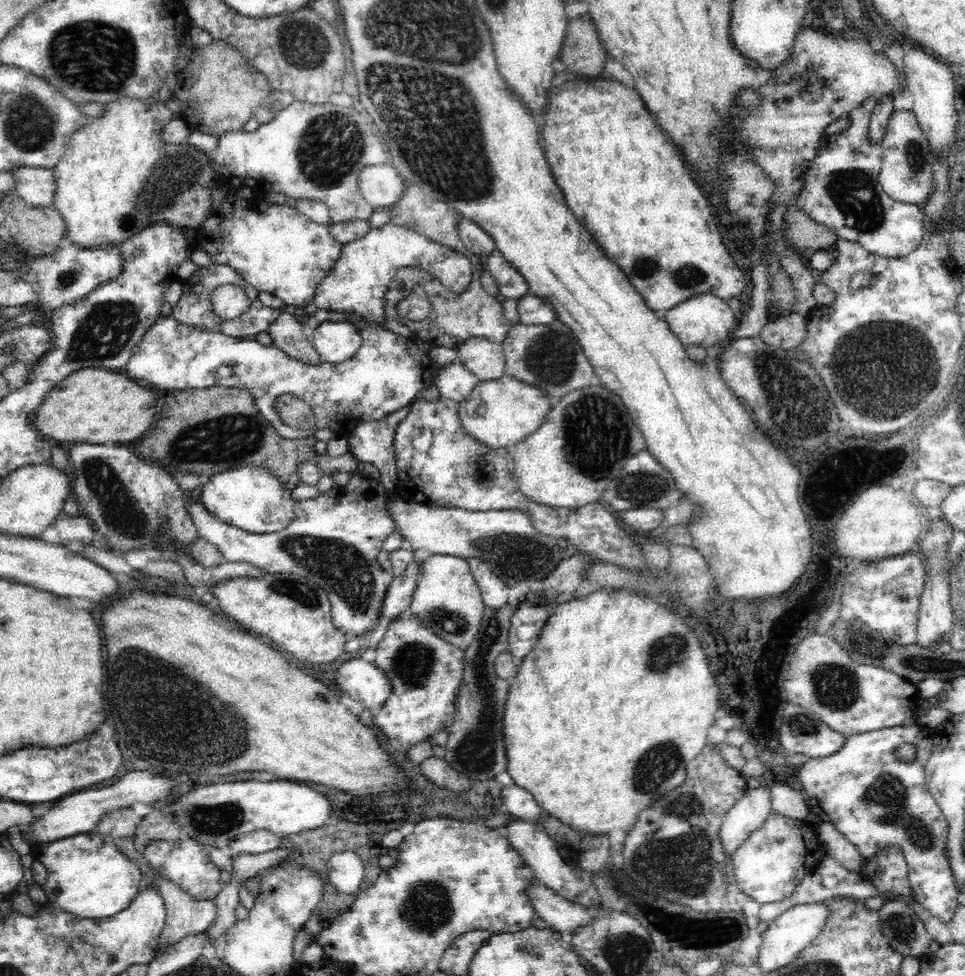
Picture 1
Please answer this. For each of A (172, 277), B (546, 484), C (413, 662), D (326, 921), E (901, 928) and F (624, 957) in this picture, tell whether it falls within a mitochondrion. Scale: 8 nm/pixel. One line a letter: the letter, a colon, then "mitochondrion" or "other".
A: other
B: other
C: mitochondrion
D: other
E: mitochondrion
F: mitochondrion

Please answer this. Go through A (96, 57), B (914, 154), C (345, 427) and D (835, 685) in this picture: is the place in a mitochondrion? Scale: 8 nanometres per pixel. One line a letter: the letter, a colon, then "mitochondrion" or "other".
A: mitochondrion
B: mitochondrion
C: other
D: mitochondrion

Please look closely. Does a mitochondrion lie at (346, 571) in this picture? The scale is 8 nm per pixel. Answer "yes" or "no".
yes

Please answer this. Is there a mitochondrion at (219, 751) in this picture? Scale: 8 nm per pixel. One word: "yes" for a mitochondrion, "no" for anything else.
yes

